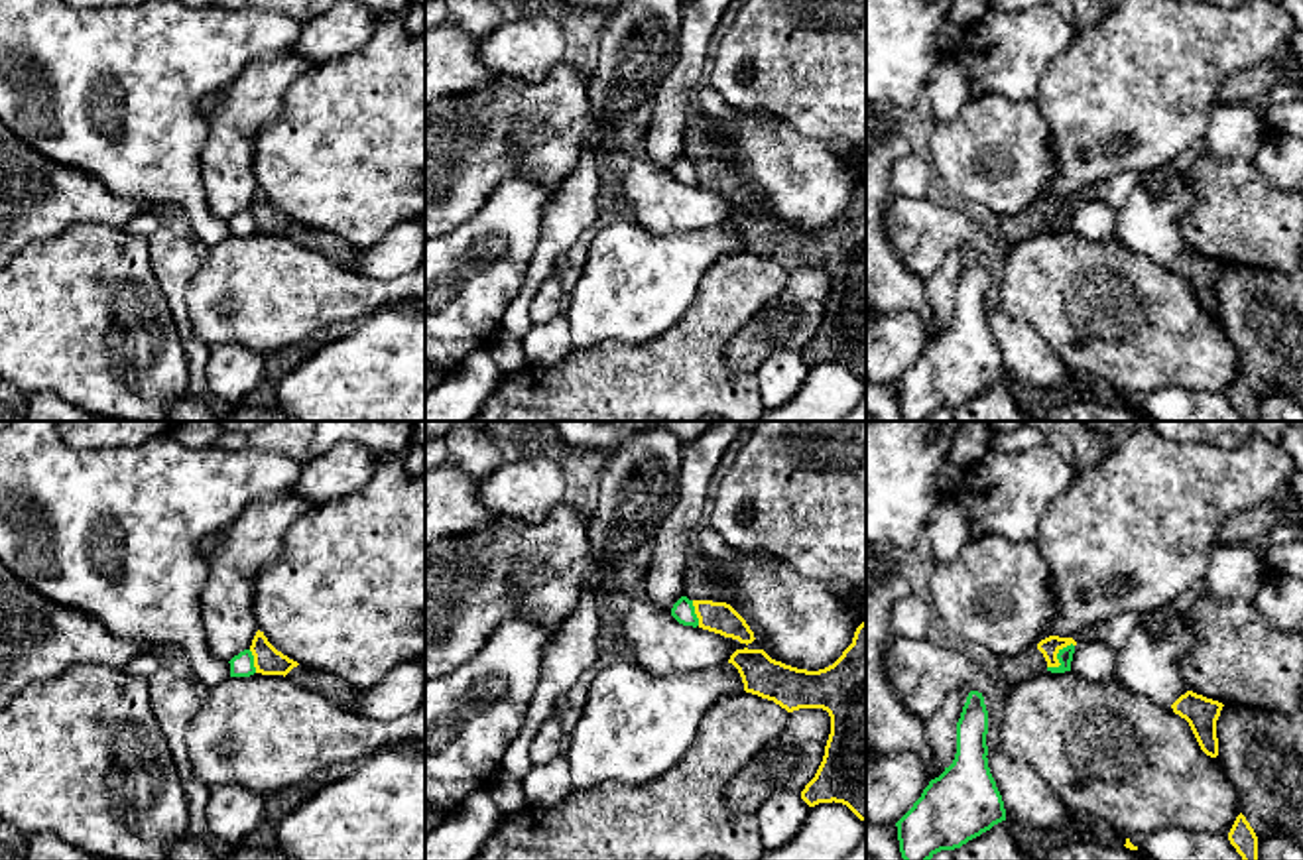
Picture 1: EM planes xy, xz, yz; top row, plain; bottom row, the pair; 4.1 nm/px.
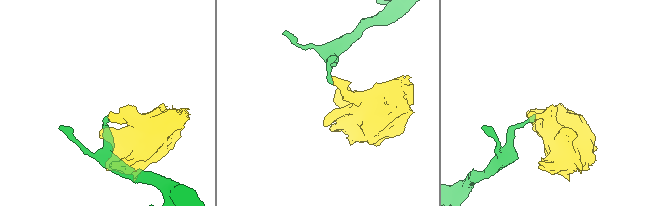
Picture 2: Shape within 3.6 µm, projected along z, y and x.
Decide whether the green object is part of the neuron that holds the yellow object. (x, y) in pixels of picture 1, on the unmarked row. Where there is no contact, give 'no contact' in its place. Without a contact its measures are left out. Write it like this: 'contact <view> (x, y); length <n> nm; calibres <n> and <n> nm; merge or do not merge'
contact yz (1055, 217); length 150 nm; calibres 80 and 60 nm; do not merge

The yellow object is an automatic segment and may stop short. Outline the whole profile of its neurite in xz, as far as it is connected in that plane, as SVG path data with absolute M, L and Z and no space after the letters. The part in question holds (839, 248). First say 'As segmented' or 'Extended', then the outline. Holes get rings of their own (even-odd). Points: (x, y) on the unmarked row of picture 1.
As segmented. M866 179L842 215L819 230L797 228L748 207L736 209L728 222L738 228L746 252L774 260L787 272L829 272L825 315L801 358L809 366L842 362L866 382Z

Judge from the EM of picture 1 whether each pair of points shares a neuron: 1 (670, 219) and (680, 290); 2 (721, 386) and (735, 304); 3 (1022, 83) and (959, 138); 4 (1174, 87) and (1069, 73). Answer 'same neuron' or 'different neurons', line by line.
1: different neurons
2: same neuron
3: different neurons
4: same neuron

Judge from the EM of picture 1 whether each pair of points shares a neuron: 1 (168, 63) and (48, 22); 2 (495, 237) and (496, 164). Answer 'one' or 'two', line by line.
1: one
2: two

